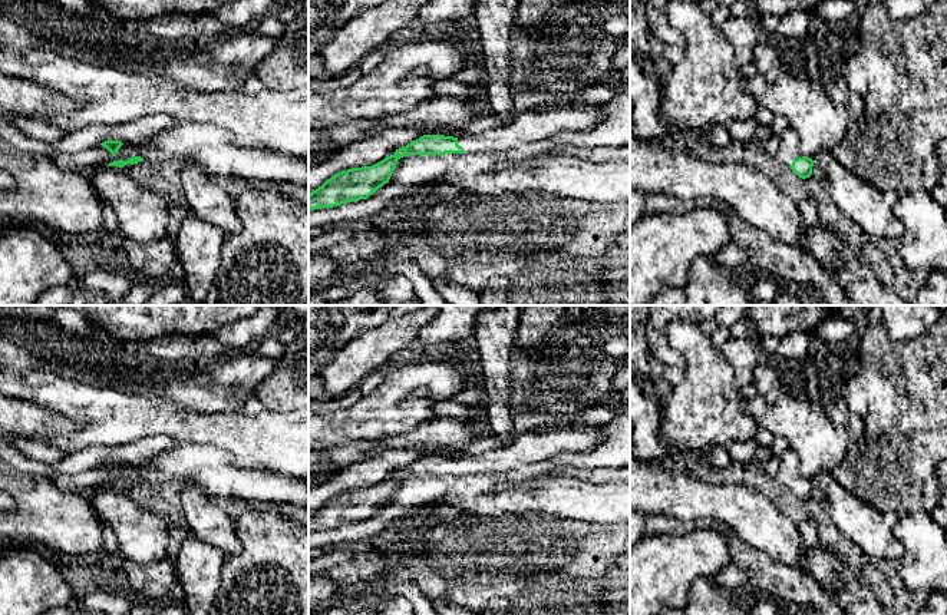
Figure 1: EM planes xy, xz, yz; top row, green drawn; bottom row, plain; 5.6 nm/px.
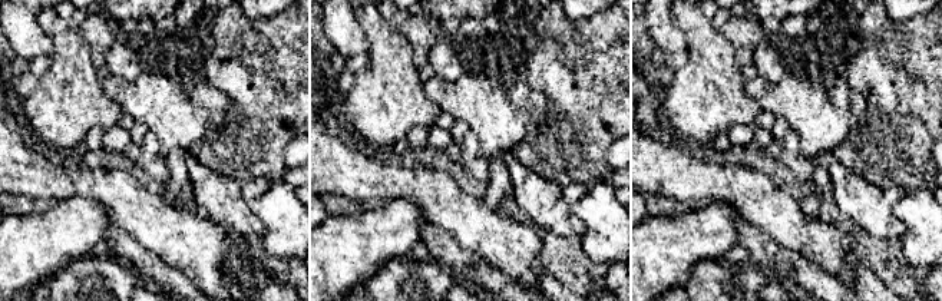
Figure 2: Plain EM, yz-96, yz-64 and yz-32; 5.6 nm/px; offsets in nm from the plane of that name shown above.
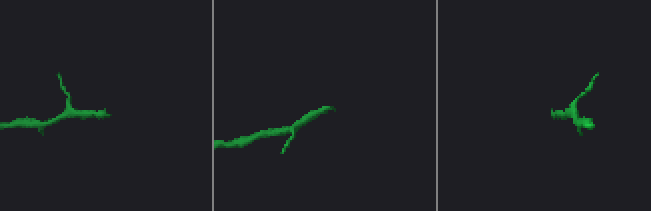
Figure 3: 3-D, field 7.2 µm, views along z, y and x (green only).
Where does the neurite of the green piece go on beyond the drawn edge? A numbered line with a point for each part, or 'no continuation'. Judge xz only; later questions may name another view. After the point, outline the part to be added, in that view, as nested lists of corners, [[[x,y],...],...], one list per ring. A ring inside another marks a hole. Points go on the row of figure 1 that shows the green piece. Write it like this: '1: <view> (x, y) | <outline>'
1: xz (528, 128) | [[[580,103],[541,112],[527,110],[511,123],[458,138],[463,153],[494,153],[550,140],[564,132],[587,132],[601,122],[600,105]]]

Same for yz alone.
1: yz (789, 149) | [[[791,128],[782,133],[781,146],[776,156],[786,166],[791,166],[795,159],[804,156],[799,149],[799,138]]]

